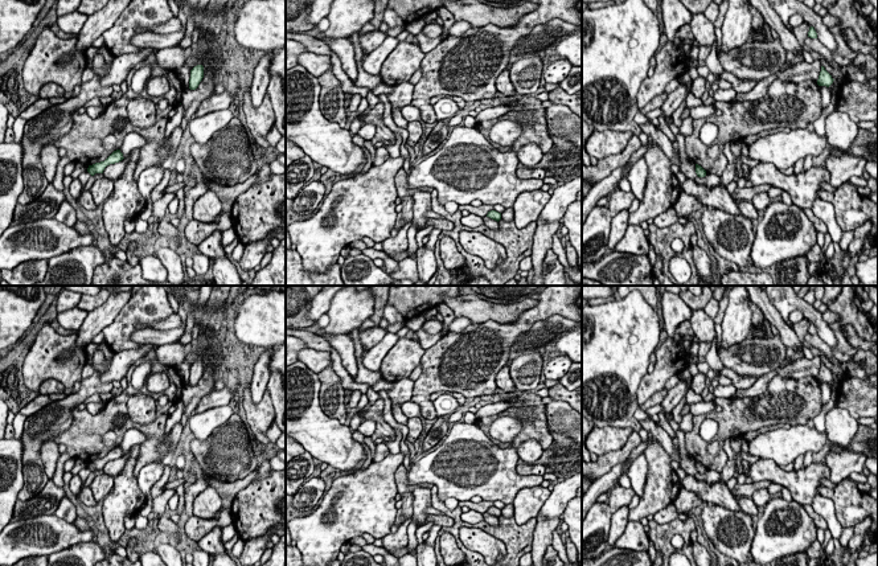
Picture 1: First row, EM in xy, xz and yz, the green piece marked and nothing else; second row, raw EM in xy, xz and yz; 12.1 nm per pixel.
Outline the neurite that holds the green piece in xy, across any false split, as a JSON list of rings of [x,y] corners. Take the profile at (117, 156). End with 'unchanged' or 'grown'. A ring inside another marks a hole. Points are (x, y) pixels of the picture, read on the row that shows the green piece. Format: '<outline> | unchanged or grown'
[[[120,149],[114,151],[104,161],[100,163],[95,163],[93,165],[89,165],[87,172],[94,176],[95,173],[103,173],[104,168],[110,164],[115,164],[122,161],[123,153],[120,152]]] | unchanged

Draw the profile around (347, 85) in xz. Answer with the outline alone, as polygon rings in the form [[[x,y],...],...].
[[[331,52],[331,63],[332,63],[333,74],[341,82],[341,89],[344,93],[358,94],[362,98],[366,98],[370,89],[356,86],[346,75],[346,73],[342,70],[341,61],[333,52]]]

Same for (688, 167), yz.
[[[682,134],[676,135],[678,143],[678,157],[680,157],[680,172],[682,172],[686,179],[698,177],[696,173],[696,163],[690,160],[685,152],[685,136]]]

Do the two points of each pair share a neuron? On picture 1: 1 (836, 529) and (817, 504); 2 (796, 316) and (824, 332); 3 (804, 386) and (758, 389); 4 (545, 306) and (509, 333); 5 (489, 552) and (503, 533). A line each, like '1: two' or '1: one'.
1: one
2: two
3: two
4: one
5: two

